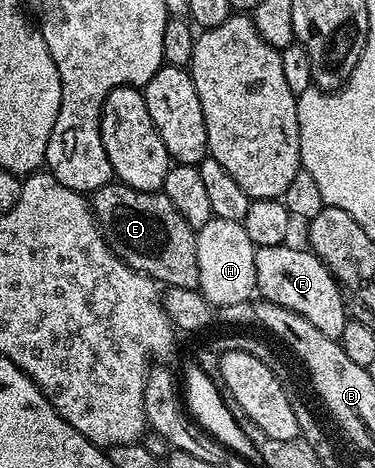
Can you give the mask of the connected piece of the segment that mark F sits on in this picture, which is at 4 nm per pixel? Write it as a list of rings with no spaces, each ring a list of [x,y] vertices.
[[[283,243],[256,249],[256,291],[264,299],[303,314],[303,318],[307,318],[307,322],[312,322],[317,329],[323,330],[323,334],[334,338],[341,337],[347,319],[347,300],[341,285],[334,280],[329,267],[319,257],[304,247],[289,247],[288,243]]]

